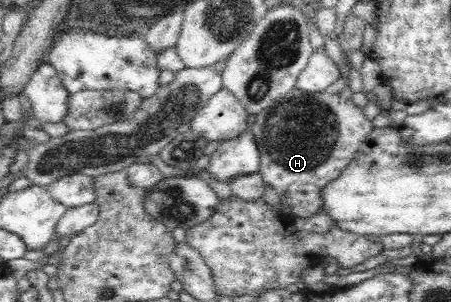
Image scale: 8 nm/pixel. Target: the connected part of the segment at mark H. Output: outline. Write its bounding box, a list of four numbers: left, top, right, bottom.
[248,85,374,218]

